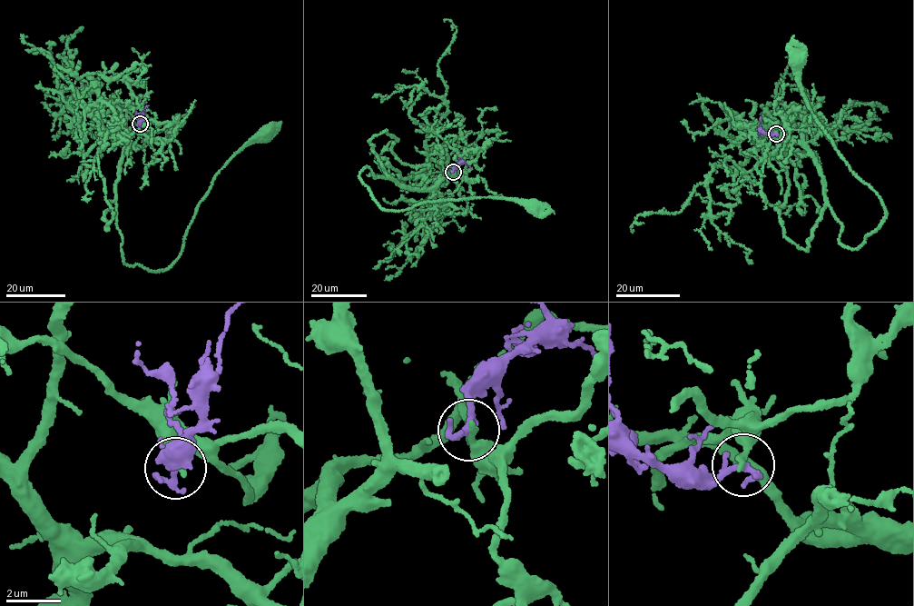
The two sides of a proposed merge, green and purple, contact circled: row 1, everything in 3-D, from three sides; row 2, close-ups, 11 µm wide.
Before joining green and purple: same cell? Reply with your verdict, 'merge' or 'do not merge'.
do not merge

